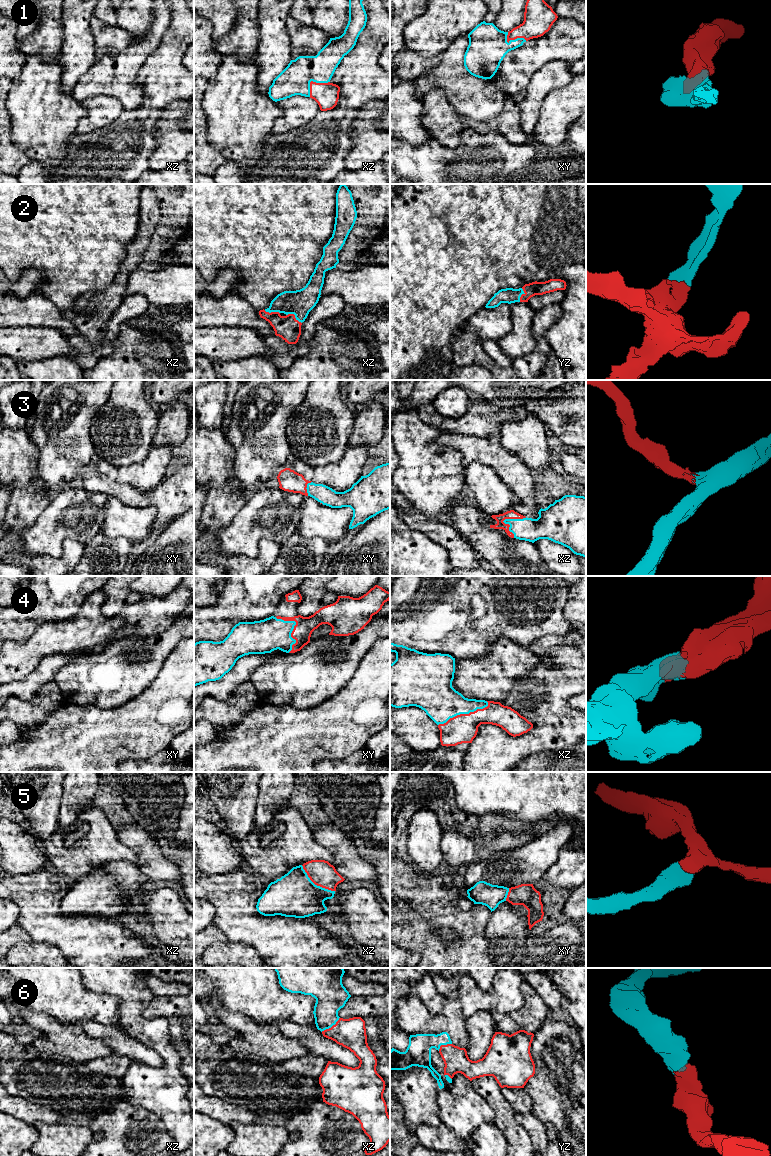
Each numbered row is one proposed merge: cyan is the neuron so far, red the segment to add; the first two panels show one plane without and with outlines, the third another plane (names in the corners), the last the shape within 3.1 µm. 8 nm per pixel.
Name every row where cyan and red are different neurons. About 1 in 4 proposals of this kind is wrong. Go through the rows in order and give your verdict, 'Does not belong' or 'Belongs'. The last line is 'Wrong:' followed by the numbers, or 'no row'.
1: Belongs
2: Belongs
3: Belongs
4: Belongs
5: Belongs
6: Belongs
Wrong: no row

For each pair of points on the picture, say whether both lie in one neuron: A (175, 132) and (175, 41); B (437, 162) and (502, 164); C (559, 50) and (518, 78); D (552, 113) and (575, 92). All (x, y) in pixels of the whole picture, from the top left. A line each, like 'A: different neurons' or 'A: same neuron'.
A: different neurons
B: same neuron
C: same neuron
D: same neuron

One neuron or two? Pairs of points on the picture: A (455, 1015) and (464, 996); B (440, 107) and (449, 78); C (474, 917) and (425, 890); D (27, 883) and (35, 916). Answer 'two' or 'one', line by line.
A: two
B: two
C: two
D: one

